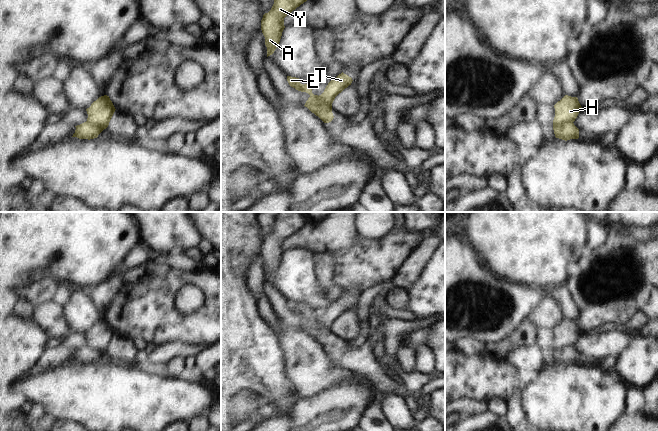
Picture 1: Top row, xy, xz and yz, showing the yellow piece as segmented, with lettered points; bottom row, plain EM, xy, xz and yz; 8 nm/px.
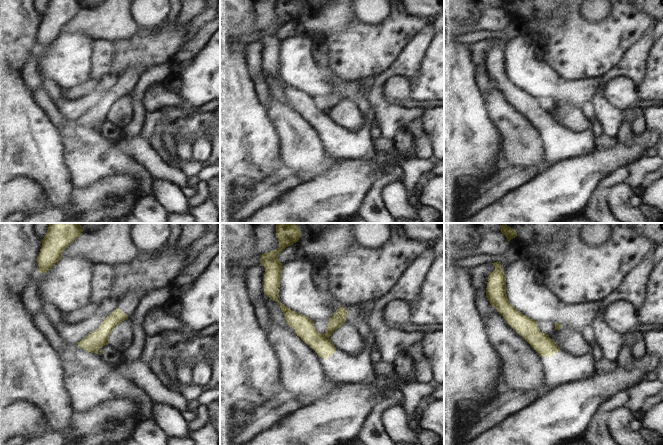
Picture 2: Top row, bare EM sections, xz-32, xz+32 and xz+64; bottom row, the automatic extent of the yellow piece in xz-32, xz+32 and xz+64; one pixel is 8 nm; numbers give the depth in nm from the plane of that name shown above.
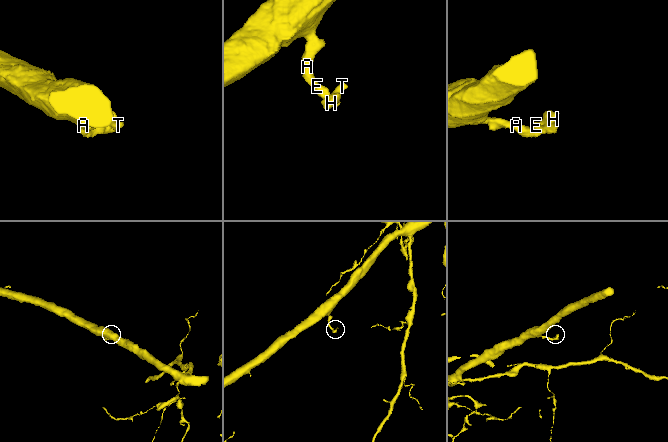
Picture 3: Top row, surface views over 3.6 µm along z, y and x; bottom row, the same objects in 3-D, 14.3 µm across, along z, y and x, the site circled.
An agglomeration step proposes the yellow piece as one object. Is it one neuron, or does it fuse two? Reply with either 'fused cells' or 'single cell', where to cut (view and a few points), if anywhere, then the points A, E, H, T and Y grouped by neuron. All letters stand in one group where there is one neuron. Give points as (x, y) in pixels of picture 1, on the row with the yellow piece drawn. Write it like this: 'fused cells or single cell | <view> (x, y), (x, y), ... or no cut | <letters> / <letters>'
fused cells | xz (317, 96), (318, 106), (331, 106) | A E Y / H T

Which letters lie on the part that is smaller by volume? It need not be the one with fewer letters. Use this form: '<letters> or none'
H, T.

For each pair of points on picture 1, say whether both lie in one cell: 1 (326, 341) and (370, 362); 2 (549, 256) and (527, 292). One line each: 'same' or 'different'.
1: same
2: different

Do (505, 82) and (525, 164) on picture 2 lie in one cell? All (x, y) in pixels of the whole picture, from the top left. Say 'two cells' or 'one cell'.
two cells

